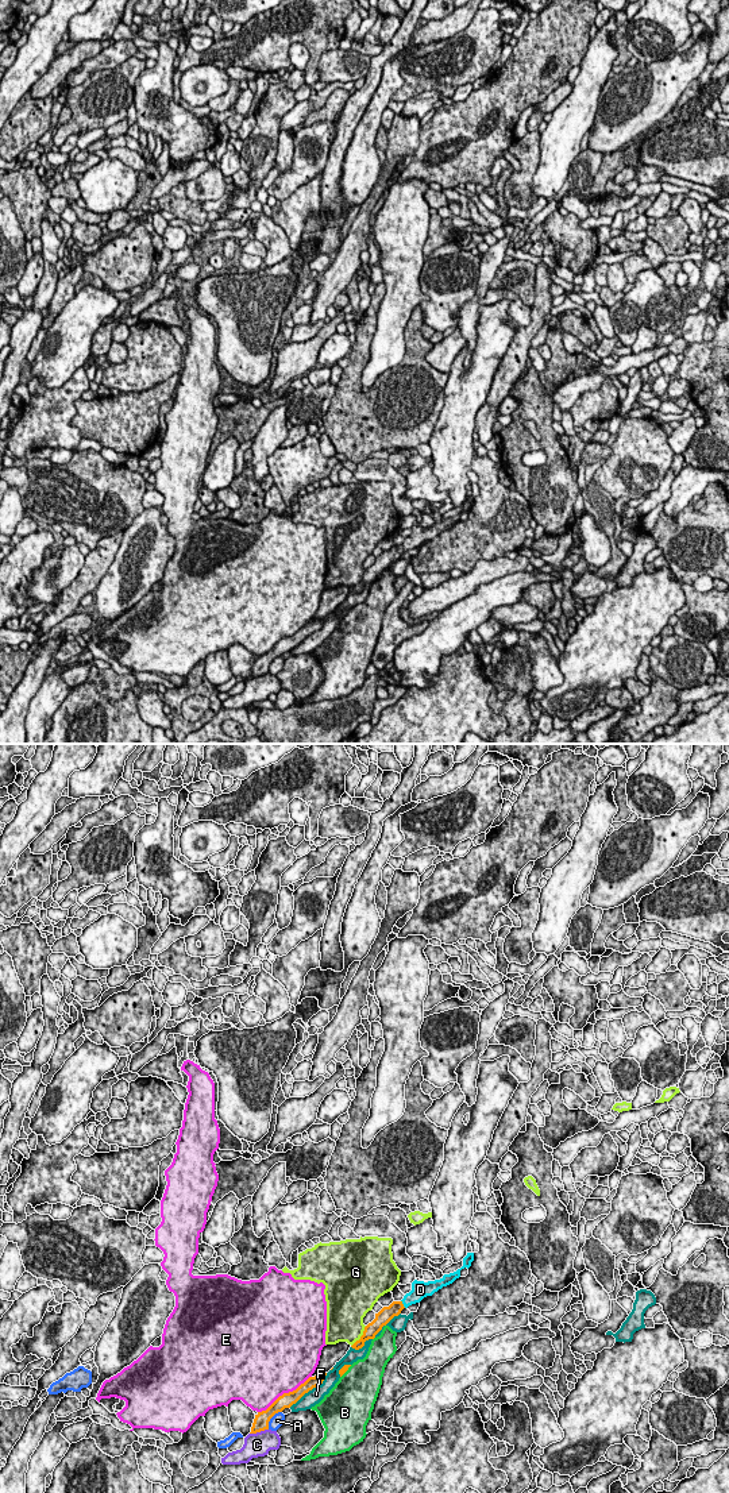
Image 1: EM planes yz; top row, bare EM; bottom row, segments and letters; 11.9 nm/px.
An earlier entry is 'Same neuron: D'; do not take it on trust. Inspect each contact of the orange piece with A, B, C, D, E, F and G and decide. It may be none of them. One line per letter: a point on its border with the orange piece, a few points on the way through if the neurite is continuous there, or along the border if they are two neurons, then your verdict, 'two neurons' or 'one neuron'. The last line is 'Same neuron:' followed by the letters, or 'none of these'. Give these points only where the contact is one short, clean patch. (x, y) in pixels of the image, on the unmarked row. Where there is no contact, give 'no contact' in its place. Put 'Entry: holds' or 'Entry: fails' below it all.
A: contact yz (270, 662); two neurons
B: contact yz (346, 614); two neurons
C: contact yz (258, 675); border yz (267, 672), (250, 678); two neurons
D: contact yz (402, 548); way yz (386, 558), (402, 548), (419, 535); one neuron
E: contact yz (284, 637); two neurons
F: contact yz (309, 633); two neurons
G: contact yz (361, 581); border yz (366, 570), (362, 579), (351, 590); two neurons
Same neuron: D
Entry: holds

